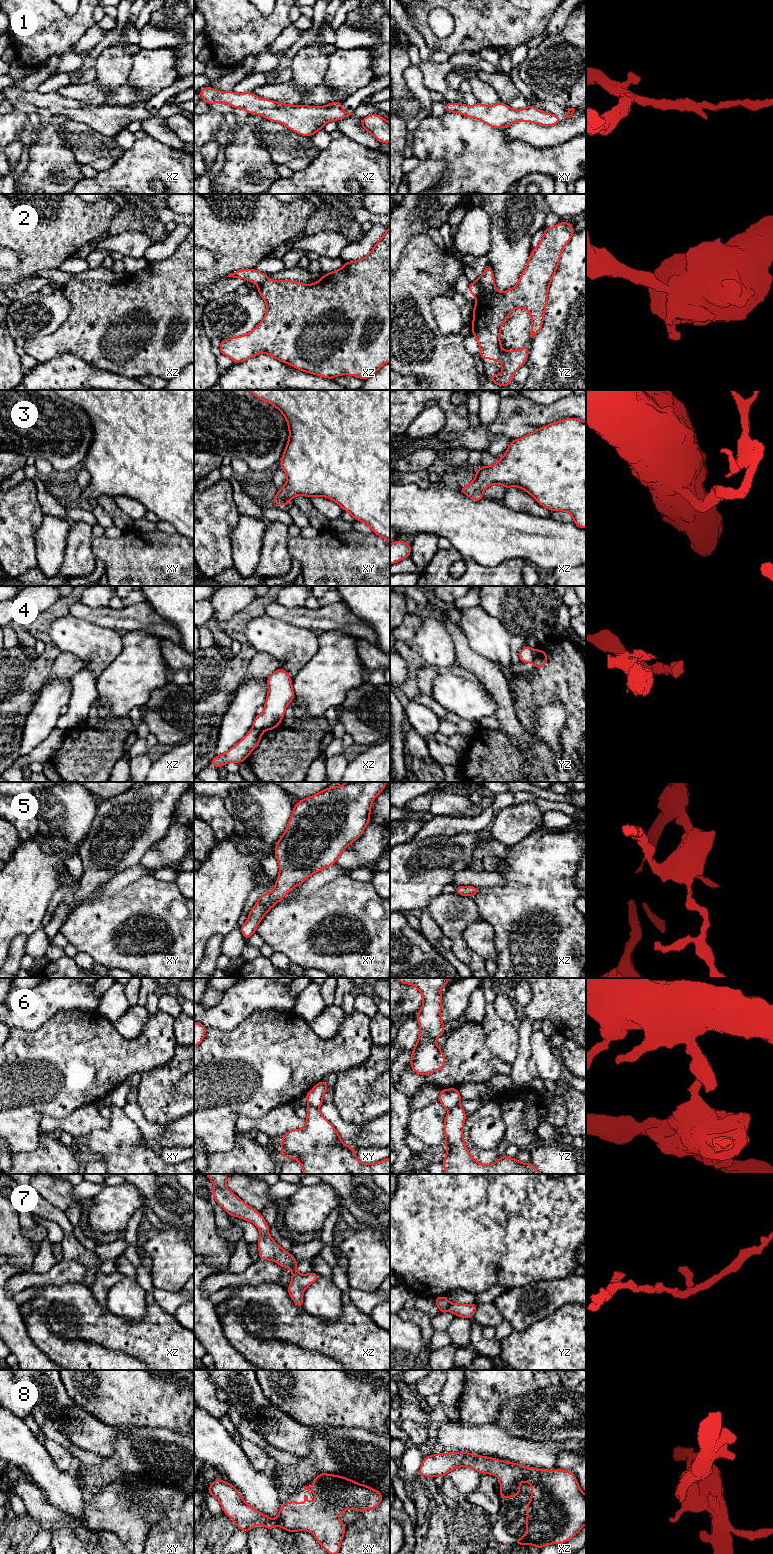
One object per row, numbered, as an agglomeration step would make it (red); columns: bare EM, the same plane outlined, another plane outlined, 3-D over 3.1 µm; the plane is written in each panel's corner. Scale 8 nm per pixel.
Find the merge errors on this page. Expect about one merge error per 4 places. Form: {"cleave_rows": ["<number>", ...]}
{"cleave_rows": ["2", "4", "6"]}

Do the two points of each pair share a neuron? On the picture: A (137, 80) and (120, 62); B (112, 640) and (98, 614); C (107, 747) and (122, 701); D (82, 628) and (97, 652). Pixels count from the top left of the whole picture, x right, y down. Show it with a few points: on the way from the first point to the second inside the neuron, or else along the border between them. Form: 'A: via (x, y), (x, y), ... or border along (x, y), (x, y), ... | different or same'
A: border along (132, 55), (131, 71), (126, 82) | different
B: border along (84, 619), (105, 627), (117, 629), (122, 633) | different
C: border along (127, 714), (111, 718) | different
D: via (82, 634), (94, 646) | same

